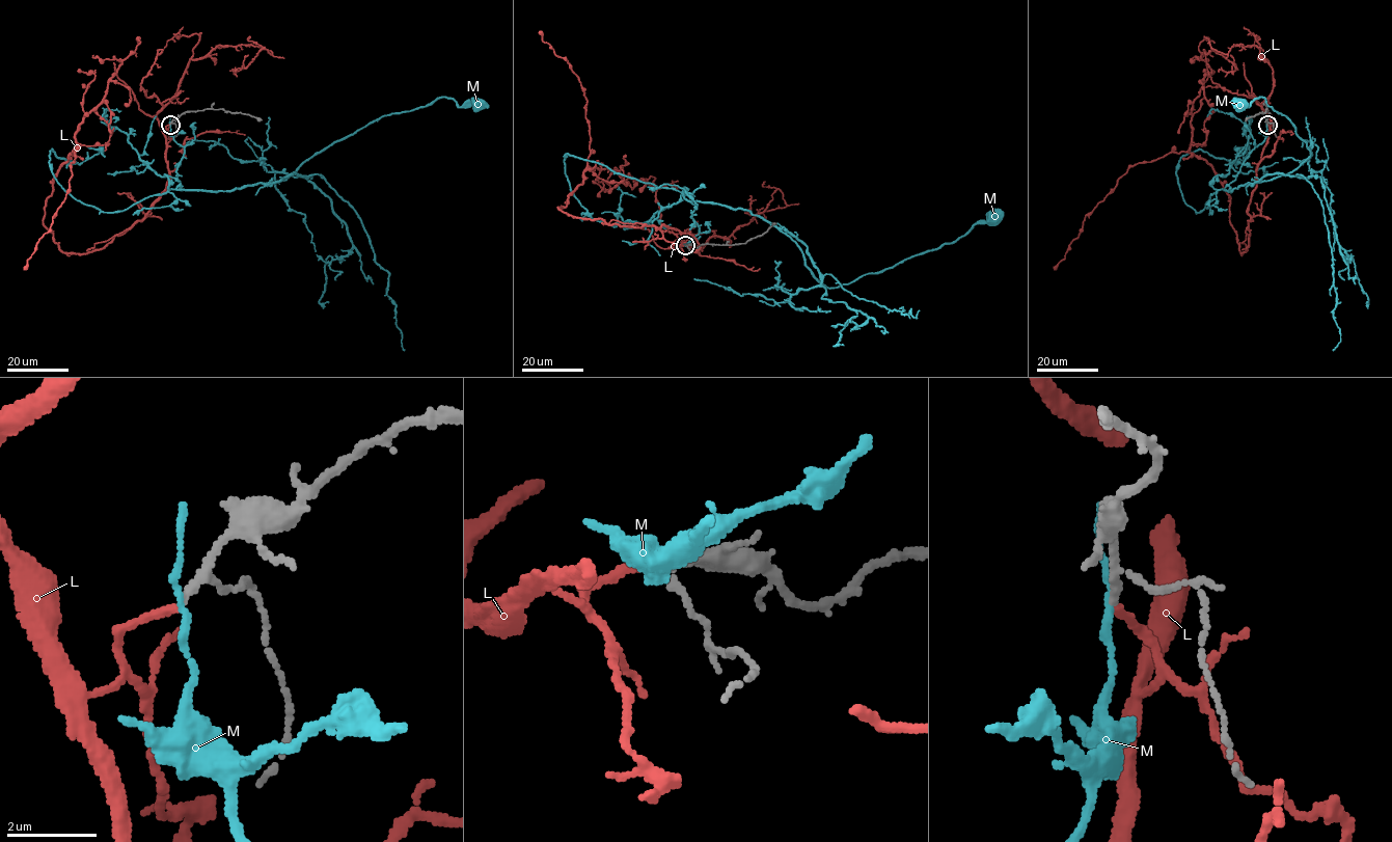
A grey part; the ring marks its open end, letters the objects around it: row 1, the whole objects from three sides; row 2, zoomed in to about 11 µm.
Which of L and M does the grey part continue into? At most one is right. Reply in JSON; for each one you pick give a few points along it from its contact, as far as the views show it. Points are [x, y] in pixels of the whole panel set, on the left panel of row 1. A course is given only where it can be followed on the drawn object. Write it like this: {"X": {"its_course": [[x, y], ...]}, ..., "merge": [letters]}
{"L": {"its_course": [[170, 124], [166, 190], [86, 253], [63, 252], [44, 223], [72, 152], [69, 192], [24, 269]]}, "merge": ["L"]}

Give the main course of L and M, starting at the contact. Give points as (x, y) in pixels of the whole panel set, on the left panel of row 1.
L: (170, 124), (166, 190), (86, 253), (63, 252), (44, 223), (72, 152), (69, 192), (24, 269)
M: (170, 124), (184, 147), (176, 188), (233, 190), (283, 181), (382, 116), (439, 98), (479, 105)

